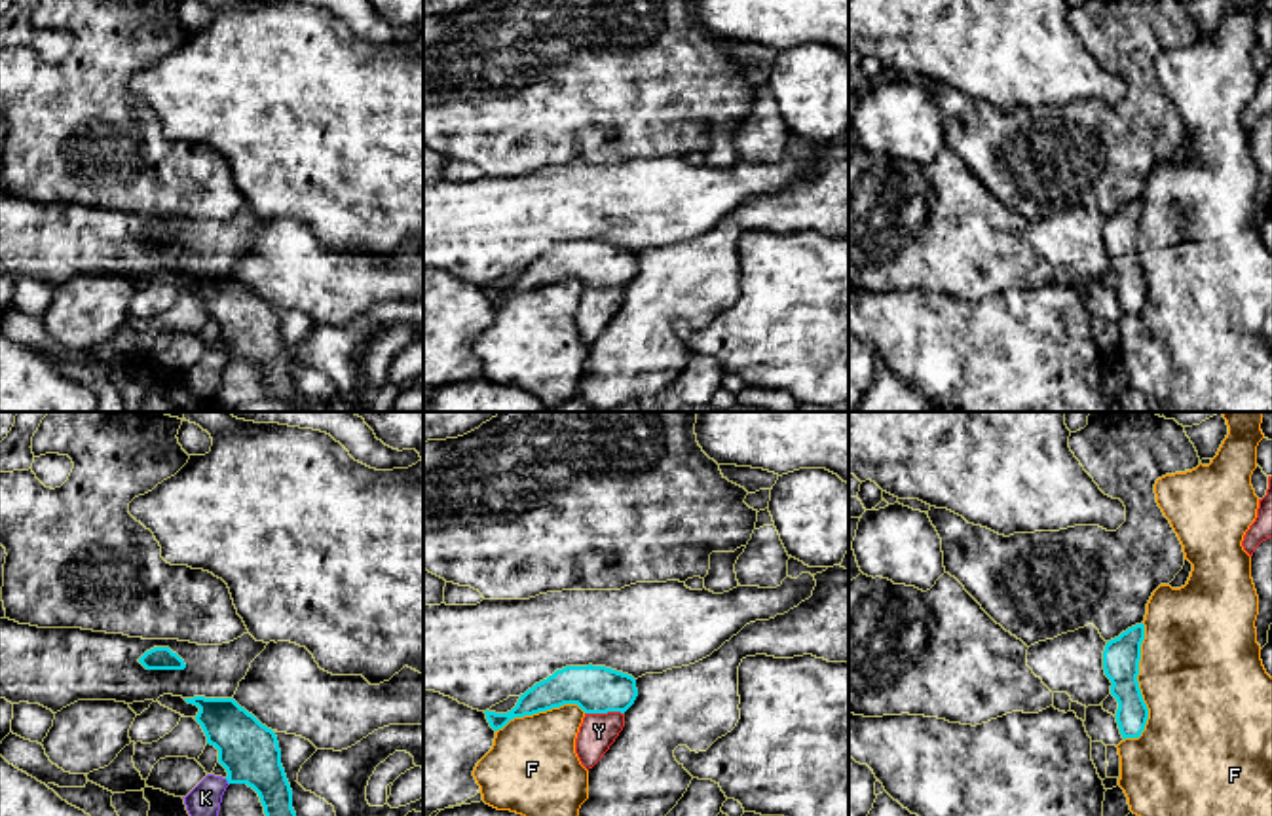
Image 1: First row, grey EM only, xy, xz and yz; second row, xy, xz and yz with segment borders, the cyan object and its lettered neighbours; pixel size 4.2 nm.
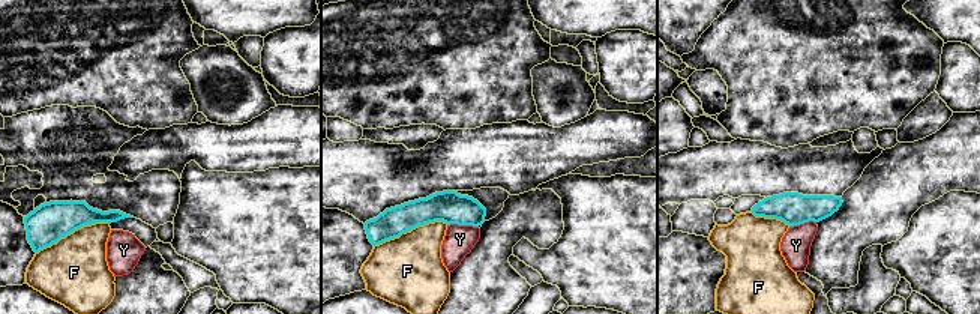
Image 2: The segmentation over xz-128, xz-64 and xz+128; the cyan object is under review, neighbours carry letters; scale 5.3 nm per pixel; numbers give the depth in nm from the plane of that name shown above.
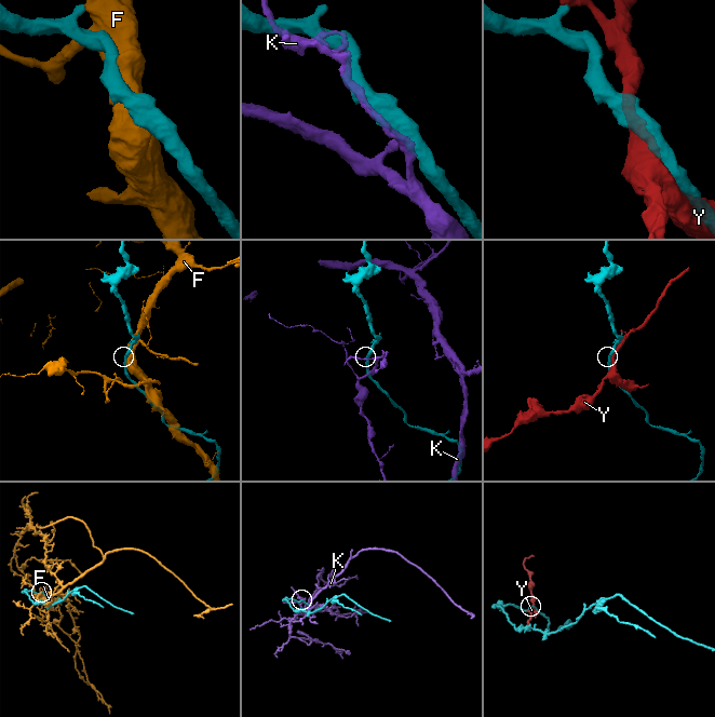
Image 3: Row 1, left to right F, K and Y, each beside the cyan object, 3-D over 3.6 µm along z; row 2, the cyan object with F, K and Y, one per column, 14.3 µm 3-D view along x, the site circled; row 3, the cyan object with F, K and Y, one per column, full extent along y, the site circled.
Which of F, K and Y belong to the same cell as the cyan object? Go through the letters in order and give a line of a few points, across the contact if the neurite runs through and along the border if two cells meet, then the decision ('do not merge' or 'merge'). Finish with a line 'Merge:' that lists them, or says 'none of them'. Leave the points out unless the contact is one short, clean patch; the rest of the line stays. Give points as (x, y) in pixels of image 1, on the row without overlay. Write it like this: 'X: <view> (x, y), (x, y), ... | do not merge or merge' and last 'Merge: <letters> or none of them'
F: do not merge
K: xy (224, 353), (228, 359) | do not merge
Y: do not merge
Merge: none of them

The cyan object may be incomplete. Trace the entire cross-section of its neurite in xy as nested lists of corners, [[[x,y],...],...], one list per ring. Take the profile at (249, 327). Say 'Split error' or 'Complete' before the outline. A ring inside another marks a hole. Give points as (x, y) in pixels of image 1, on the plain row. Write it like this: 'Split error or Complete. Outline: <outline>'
Complete. Outline: [[[184,273],[199,283],[196,296],[207,319],[218,325],[228,359],[247,359],[264,381],[266,399],[296,400],[292,364],[281,340],[281,325],[271,304],[234,273]]]

